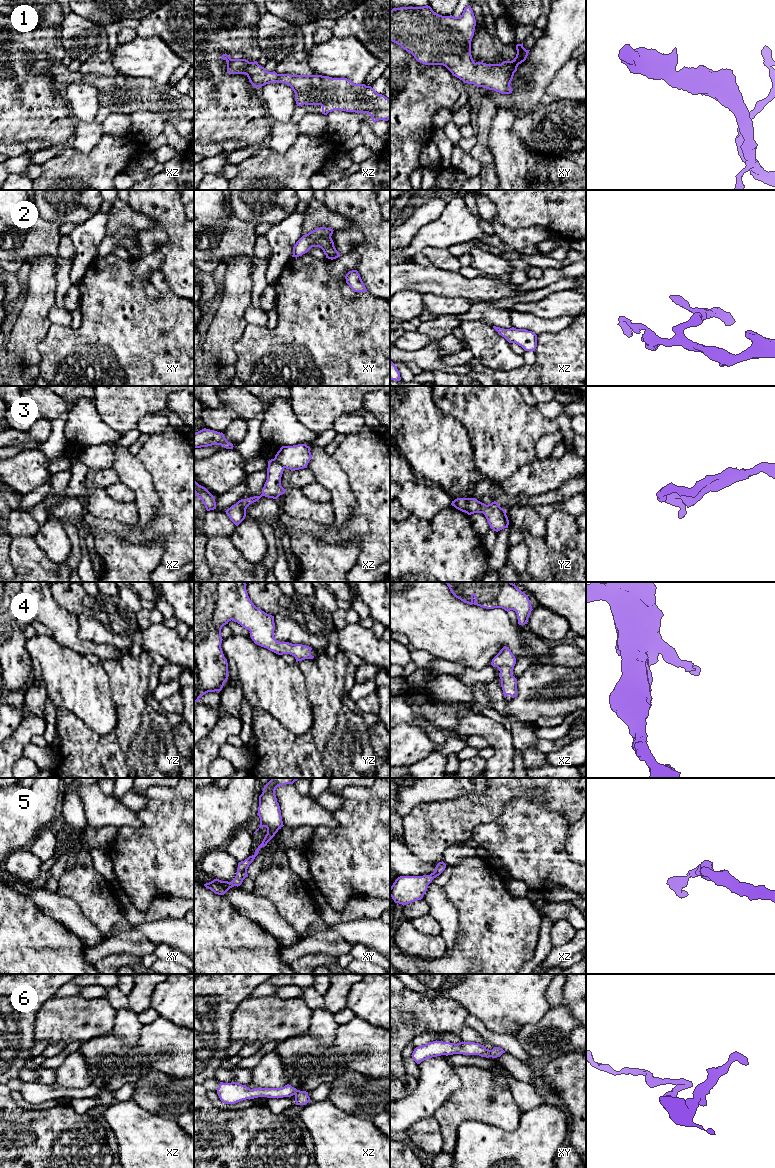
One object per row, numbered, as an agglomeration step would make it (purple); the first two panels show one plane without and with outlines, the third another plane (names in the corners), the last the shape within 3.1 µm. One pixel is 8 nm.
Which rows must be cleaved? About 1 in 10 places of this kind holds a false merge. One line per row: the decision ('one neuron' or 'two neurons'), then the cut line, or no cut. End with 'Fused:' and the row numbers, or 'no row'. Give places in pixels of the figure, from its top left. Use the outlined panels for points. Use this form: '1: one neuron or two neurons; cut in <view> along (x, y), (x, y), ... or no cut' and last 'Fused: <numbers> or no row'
1: one neuron; no cut
2: one neuron; no cut
3: two neurons; cut in yz along (466, 498), (470, 514)
4: one neuron; no cut
5: one neuron; no cut
6: one neuron; no cut
Fused: 3

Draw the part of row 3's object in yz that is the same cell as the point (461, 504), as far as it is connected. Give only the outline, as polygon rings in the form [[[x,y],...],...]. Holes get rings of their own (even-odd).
[[[457,498],[451,503],[452,506],[454,506],[456,509],[467,513],[468,515],[468,503],[467,503],[467,498]]]

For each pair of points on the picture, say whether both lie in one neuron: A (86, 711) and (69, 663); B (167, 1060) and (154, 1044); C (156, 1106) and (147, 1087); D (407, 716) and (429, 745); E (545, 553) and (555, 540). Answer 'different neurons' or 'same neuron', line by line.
A: same neuron
B: same neuron
C: same neuron
D: different neurons
E: different neurons

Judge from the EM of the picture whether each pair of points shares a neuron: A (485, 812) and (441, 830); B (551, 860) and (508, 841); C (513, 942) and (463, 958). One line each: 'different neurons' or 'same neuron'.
A: same neuron
B: same neuron
C: same neuron

